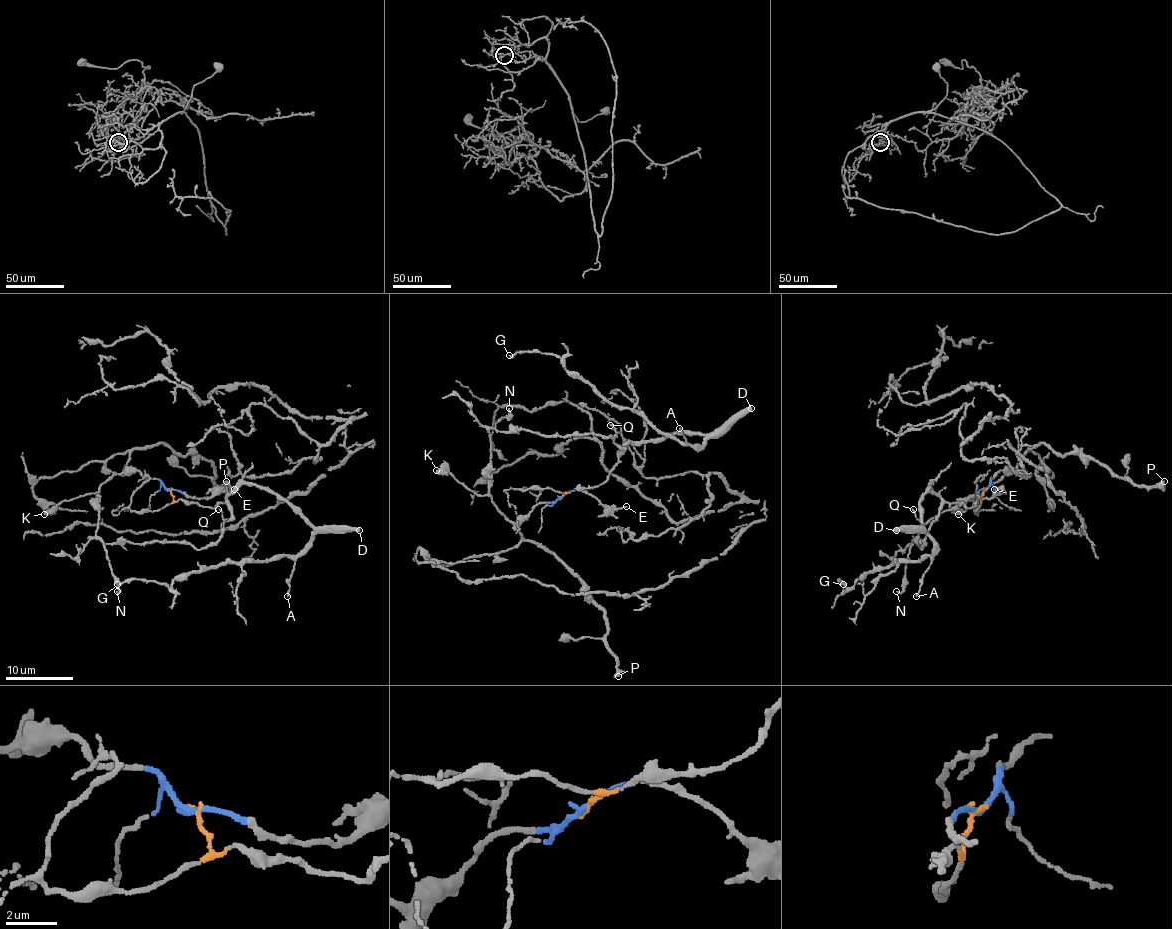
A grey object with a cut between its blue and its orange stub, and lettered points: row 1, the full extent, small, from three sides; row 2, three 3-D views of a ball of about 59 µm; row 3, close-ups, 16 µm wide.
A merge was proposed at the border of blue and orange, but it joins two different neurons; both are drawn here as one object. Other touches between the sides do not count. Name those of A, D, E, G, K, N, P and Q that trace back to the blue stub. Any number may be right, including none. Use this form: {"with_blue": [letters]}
{"with_blue": ["E", "K", "N", "P"]}

